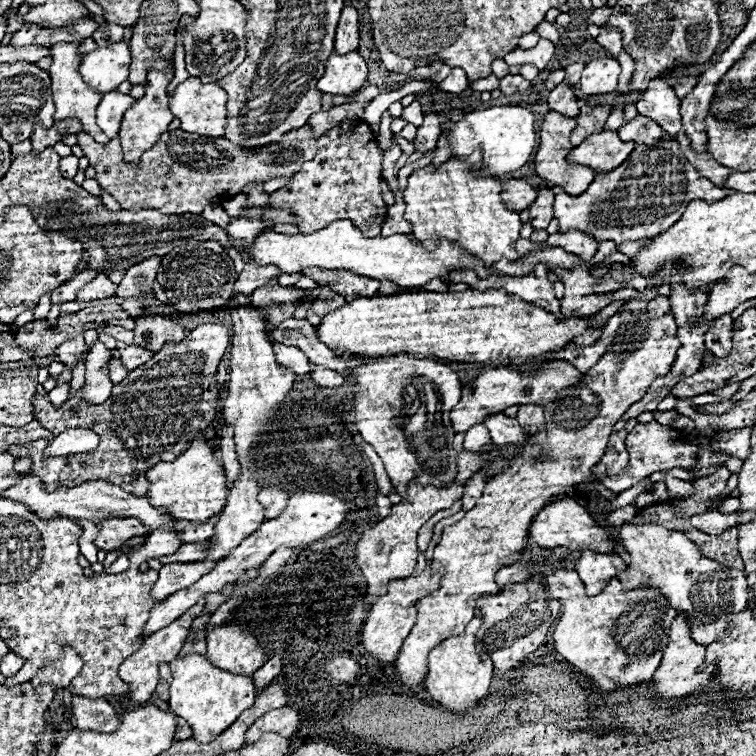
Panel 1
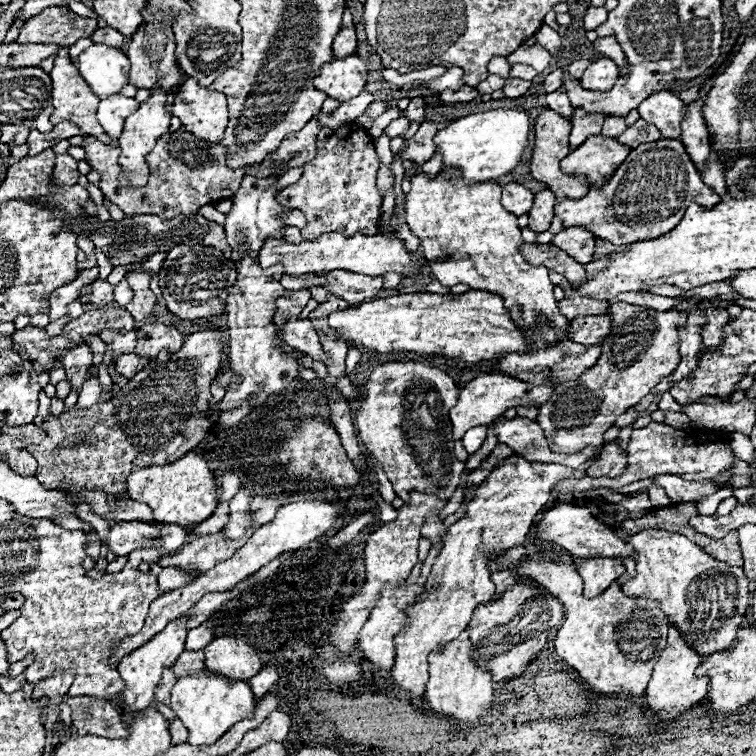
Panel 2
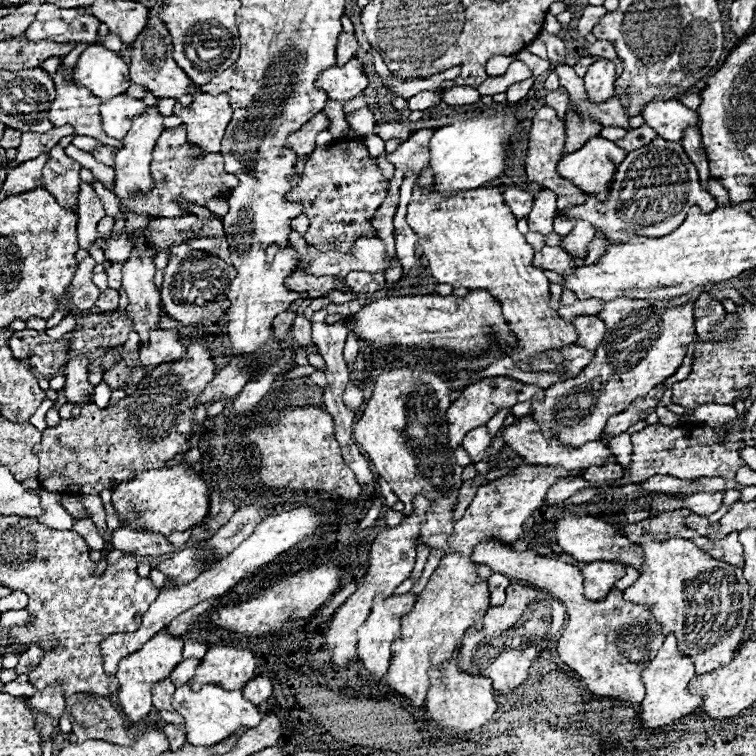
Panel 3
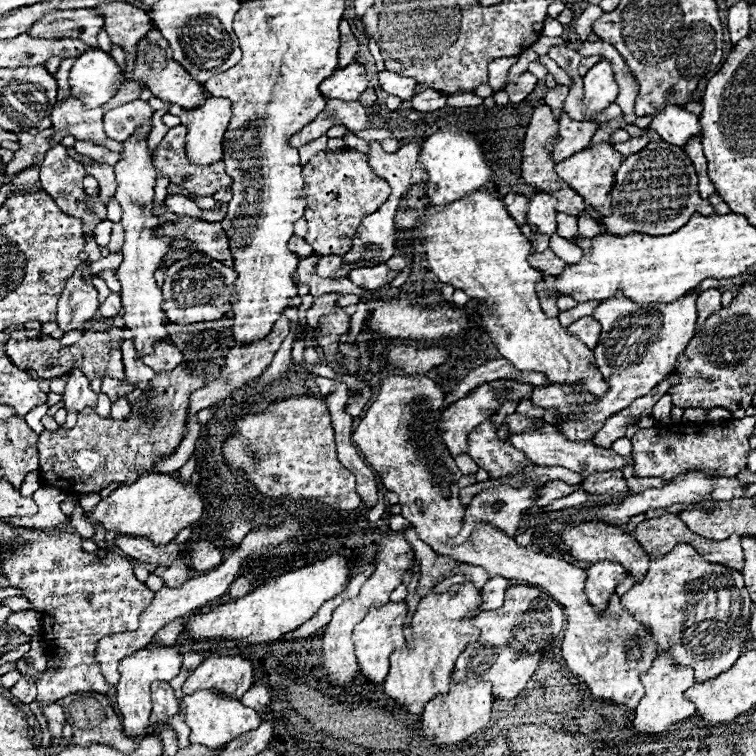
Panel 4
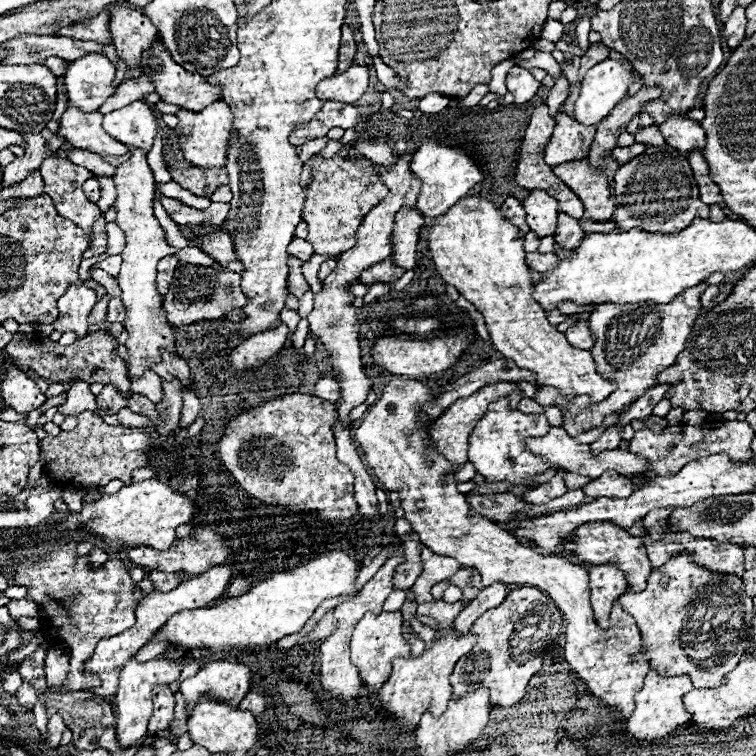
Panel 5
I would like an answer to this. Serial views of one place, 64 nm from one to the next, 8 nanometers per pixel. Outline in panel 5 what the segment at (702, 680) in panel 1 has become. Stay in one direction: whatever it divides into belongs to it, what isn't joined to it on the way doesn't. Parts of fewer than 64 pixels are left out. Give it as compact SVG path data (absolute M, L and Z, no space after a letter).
M650 670L648 676L644 678L644 688L634 698L636 710L628 718L628 732L638 740L656 740L656 738L668 736L674 728L690 722L690 712L686 710L686 706L682 702L682 696L686 692L690 692L692 688L694 686L692 686L692 680L690 680L688 674L662 676L654 670Z

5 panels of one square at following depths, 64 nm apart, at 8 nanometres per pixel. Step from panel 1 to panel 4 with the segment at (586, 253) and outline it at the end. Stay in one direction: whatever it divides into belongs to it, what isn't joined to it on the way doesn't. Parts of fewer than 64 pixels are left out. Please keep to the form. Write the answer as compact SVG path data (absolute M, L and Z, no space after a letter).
M582 214L582 216L578 218L578 240L594 238L594 236L598 236L598 234L602 234L602 232L606 232L604 226L598 224L596 220L592 220L590 216Z

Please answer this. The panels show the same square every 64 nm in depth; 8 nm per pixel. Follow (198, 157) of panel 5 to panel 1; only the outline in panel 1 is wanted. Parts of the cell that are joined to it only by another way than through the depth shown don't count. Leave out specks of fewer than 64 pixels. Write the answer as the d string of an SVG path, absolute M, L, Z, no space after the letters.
M190 76L186 82L178 84L174 94L168 100L168 106L176 118L182 120L182 130L200 134L200 136L210 136L218 138L224 136L224 124L226 124L226 92L218 86L218 82L208 82L202 84L200 78Z

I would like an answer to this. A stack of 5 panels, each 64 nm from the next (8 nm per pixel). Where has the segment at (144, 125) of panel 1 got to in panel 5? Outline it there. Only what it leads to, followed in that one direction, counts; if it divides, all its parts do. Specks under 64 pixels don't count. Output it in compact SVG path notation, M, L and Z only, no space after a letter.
M130 148L130 150L132 150L130 160L122 162L114 174L114 184L118 188L118 198L114 202L114 208L118 212L116 224L126 232L126 246L122 250L124 262L118 274L118 284L122 291L121 299L126 308L124 328L128 330L126 346L130 352L130 360L126 364L134 364L134 362L148 364L144 358L146 348L152 348L152 350L168 348L174 352L174 338L170 332L170 324L166 324L166 316L162 316L162 296L158 294L154 280L156 280L158 262L164 256L174 254L176 248L172 248L166 242L164 230L154 218L154 210L152 210L154 172L150 170L146 162L146 152L142 148Z

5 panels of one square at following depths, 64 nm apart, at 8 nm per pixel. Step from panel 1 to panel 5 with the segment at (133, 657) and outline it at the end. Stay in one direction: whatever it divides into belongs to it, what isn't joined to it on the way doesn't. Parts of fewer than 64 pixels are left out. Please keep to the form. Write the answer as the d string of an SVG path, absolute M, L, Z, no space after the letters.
M164 654L156 656L154 660L148 662L138 662L136 658L130 658L120 672L120 684L116 692L116 714L118 714L118 724L116 724L116 734L122 746L132 746L138 744L146 736L146 726L152 716L152 688L156 684L172 684L180 678L182 664L180 660L170 660Z

